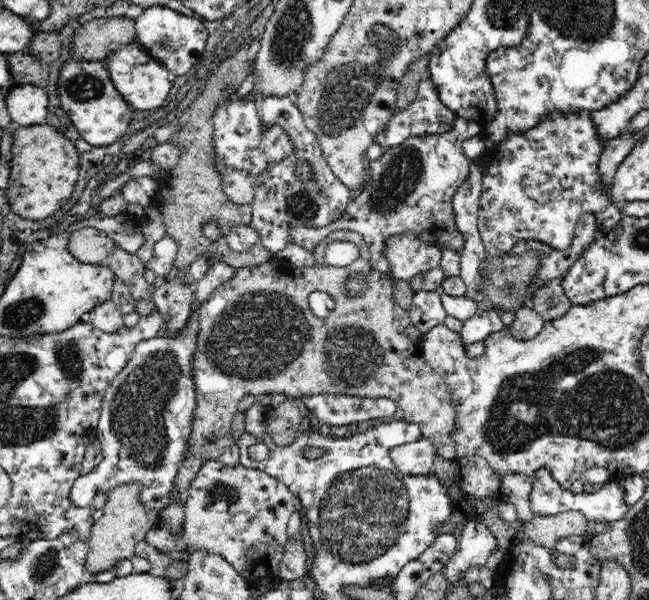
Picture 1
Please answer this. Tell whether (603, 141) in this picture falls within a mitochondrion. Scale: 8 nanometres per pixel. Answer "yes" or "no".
no

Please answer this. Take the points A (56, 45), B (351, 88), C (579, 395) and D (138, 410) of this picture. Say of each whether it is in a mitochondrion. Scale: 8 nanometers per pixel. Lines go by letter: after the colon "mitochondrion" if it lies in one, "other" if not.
A: other
B: mitochondrion
C: mitochondrion
D: mitochondrion

